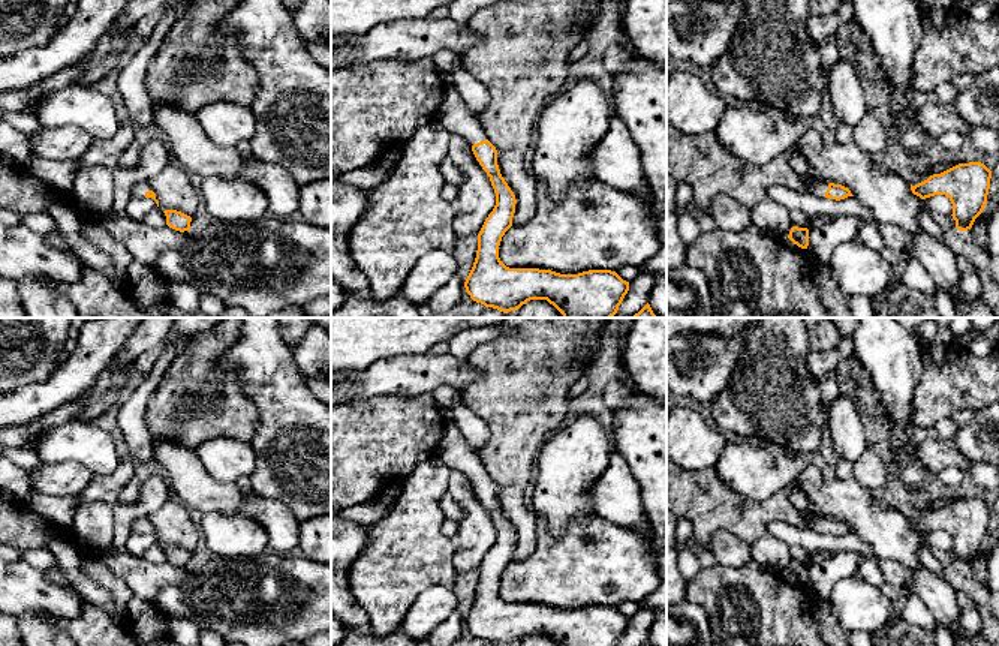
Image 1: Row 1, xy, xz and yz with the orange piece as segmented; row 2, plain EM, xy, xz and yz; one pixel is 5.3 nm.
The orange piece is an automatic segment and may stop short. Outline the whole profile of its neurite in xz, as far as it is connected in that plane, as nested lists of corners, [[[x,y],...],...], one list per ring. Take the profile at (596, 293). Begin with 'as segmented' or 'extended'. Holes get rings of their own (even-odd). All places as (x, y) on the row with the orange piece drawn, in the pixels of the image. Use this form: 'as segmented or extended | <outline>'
extended | [[[448,78],[436,121],[472,145],[496,193],[496,205],[478,234],[476,258],[464,282],[470,298],[503,313],[518,310],[530,300],[547,300],[563,318],[613,318],[629,291],[629,282],[616,271],[560,274],[539,268],[509,268],[500,261],[499,246],[512,226],[517,199],[500,174],[496,147]]]

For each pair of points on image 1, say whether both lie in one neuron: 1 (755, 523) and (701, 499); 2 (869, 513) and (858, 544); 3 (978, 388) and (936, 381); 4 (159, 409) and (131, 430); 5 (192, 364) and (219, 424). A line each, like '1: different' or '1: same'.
1: same
2: different
3: same
4: different
5: same

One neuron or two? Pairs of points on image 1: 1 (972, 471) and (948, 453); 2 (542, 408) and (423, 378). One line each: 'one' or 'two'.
1: one
2: two

